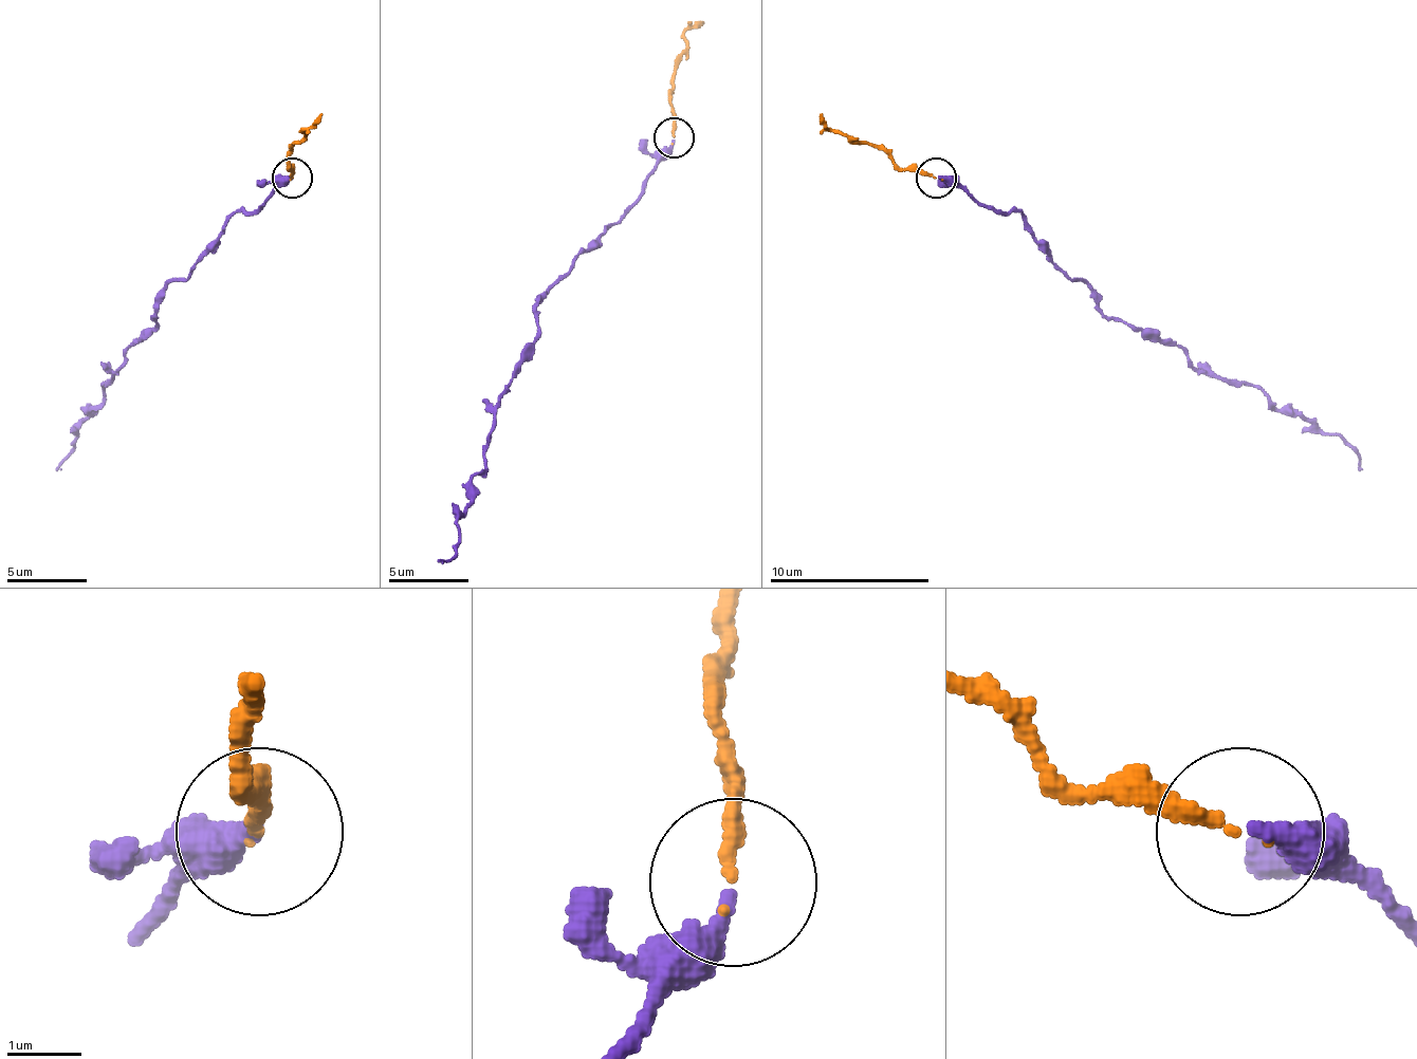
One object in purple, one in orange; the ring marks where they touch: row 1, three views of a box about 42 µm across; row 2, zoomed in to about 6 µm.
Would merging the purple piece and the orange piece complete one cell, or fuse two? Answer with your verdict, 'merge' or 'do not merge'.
merge

